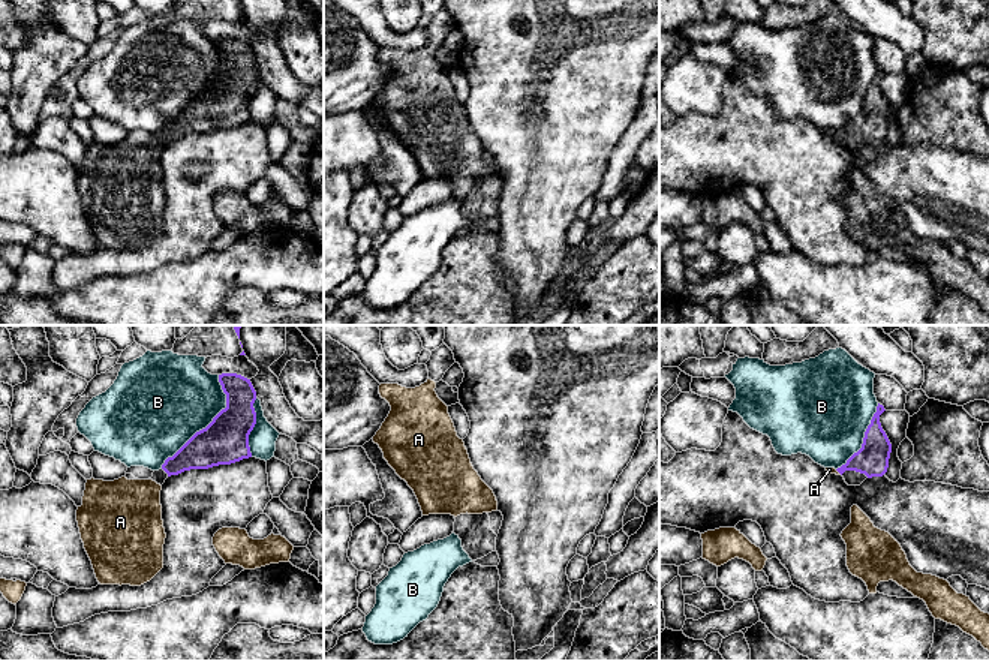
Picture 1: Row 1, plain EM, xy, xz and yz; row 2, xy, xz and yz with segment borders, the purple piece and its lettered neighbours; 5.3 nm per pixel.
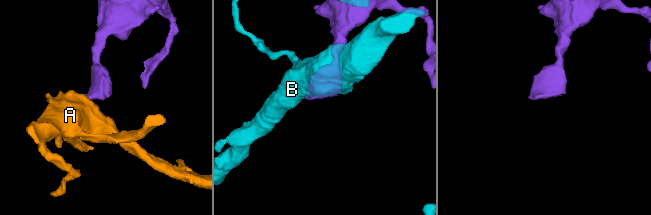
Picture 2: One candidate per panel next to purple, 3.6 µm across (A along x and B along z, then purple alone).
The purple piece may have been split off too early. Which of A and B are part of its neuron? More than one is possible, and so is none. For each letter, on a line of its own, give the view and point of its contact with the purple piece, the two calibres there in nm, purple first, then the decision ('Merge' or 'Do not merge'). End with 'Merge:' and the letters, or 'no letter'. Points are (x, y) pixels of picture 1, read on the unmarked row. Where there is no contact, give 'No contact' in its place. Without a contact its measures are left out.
A: Touches purple at yz (838, 135). Thickness 180 nm (purple) against 30 nm. Merge
B: Touches purple at xy (209, 89). Thickness 240 nm (purple) against 460 nm. Do not merge
Merge: A

